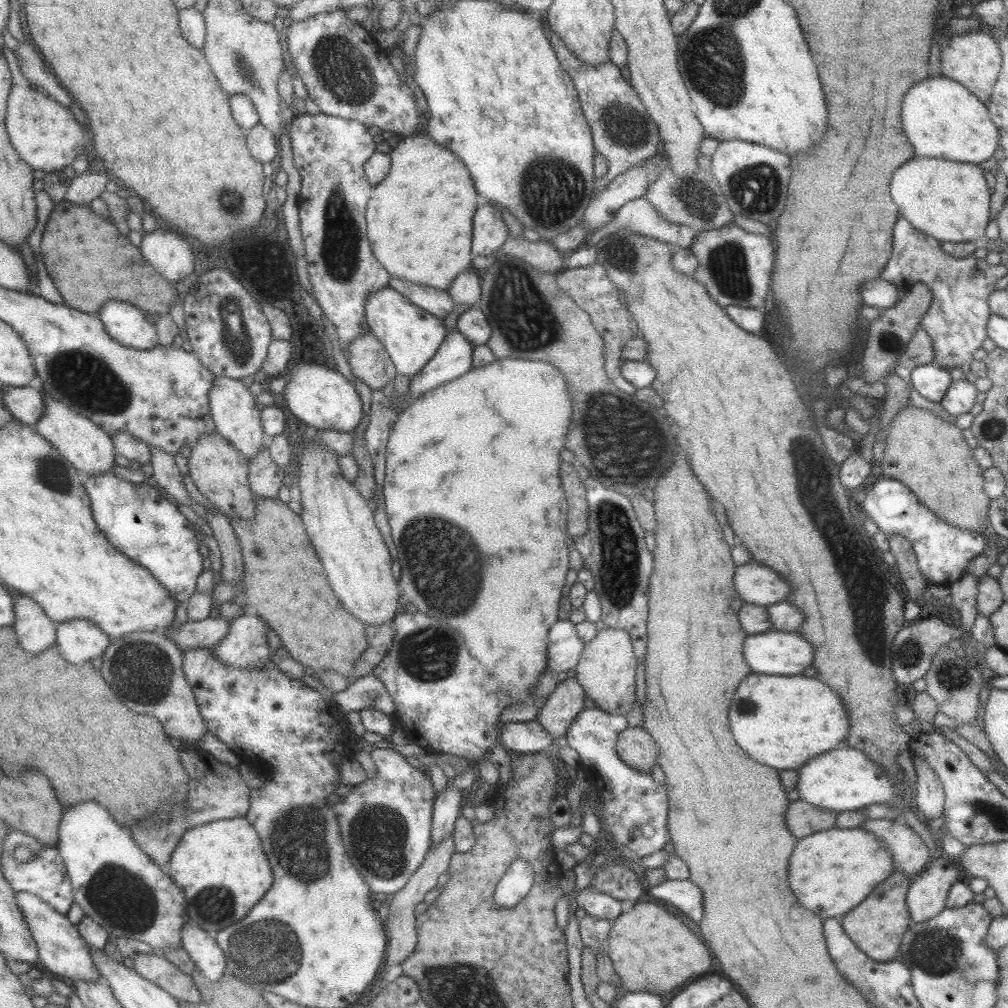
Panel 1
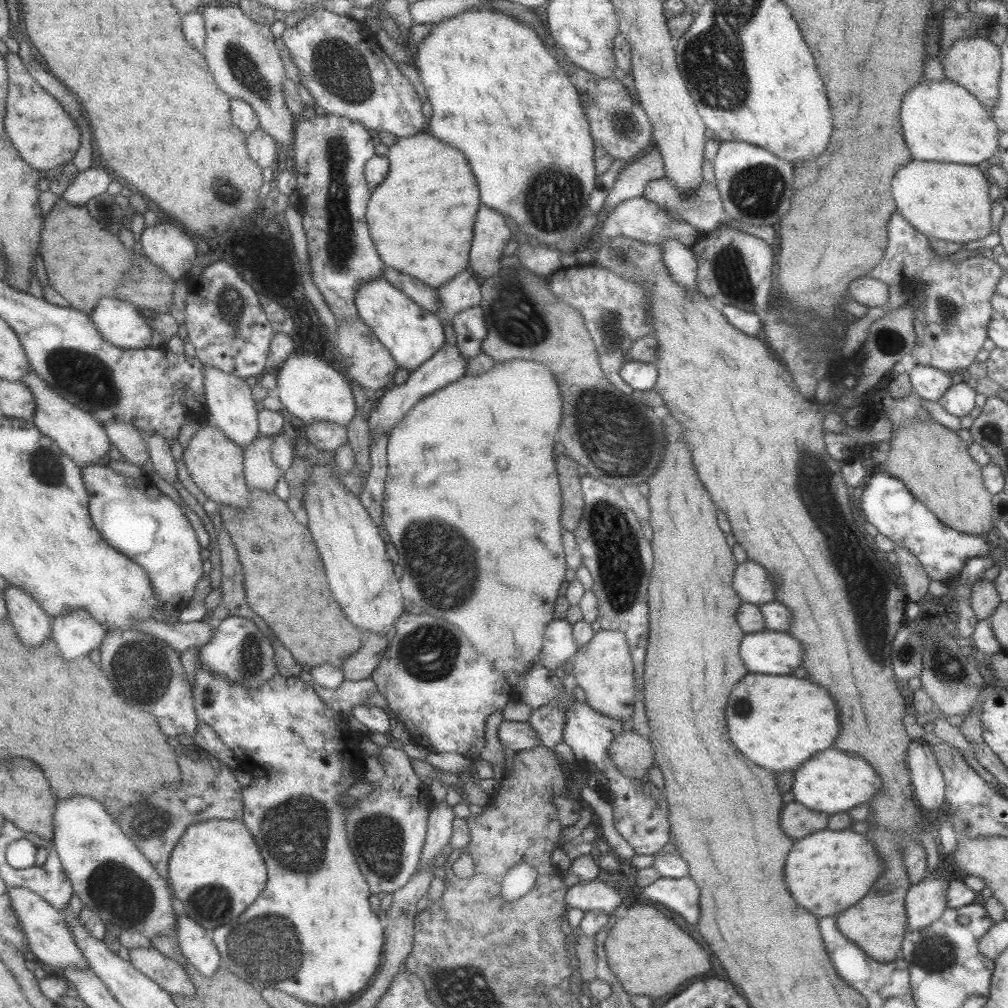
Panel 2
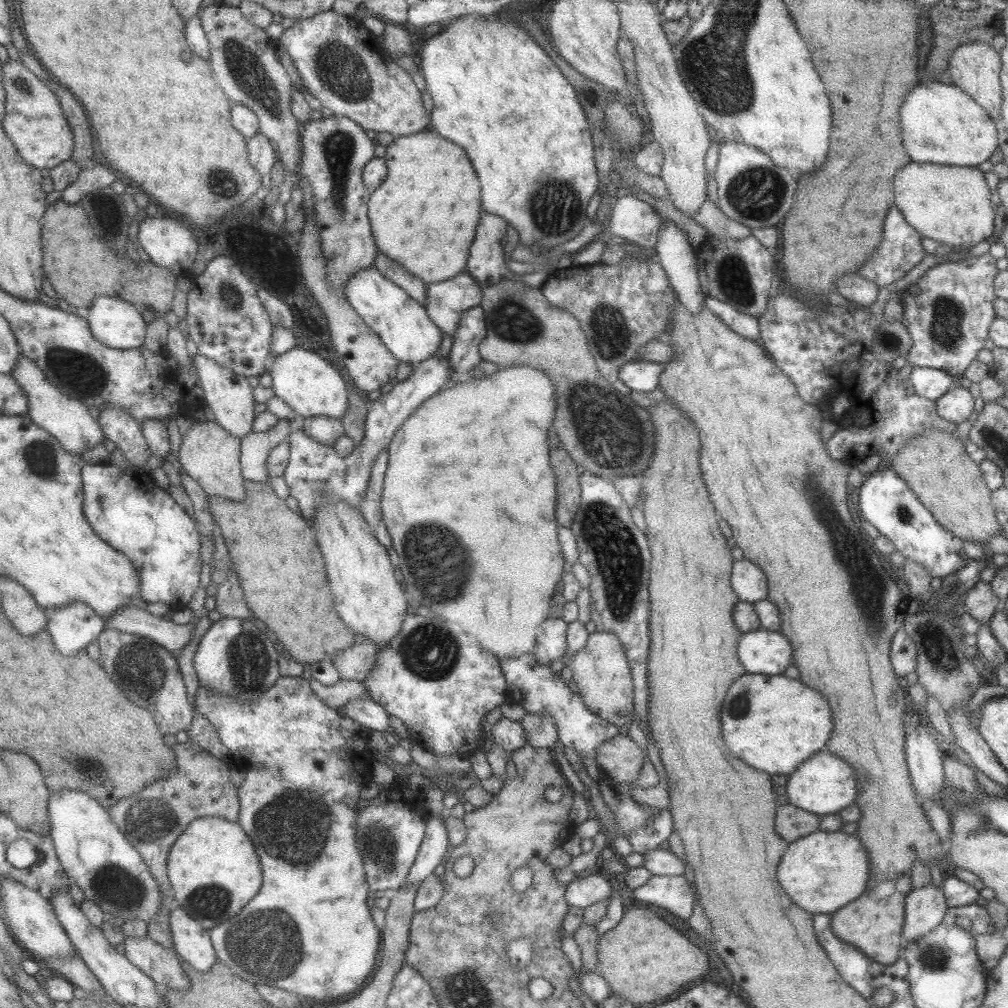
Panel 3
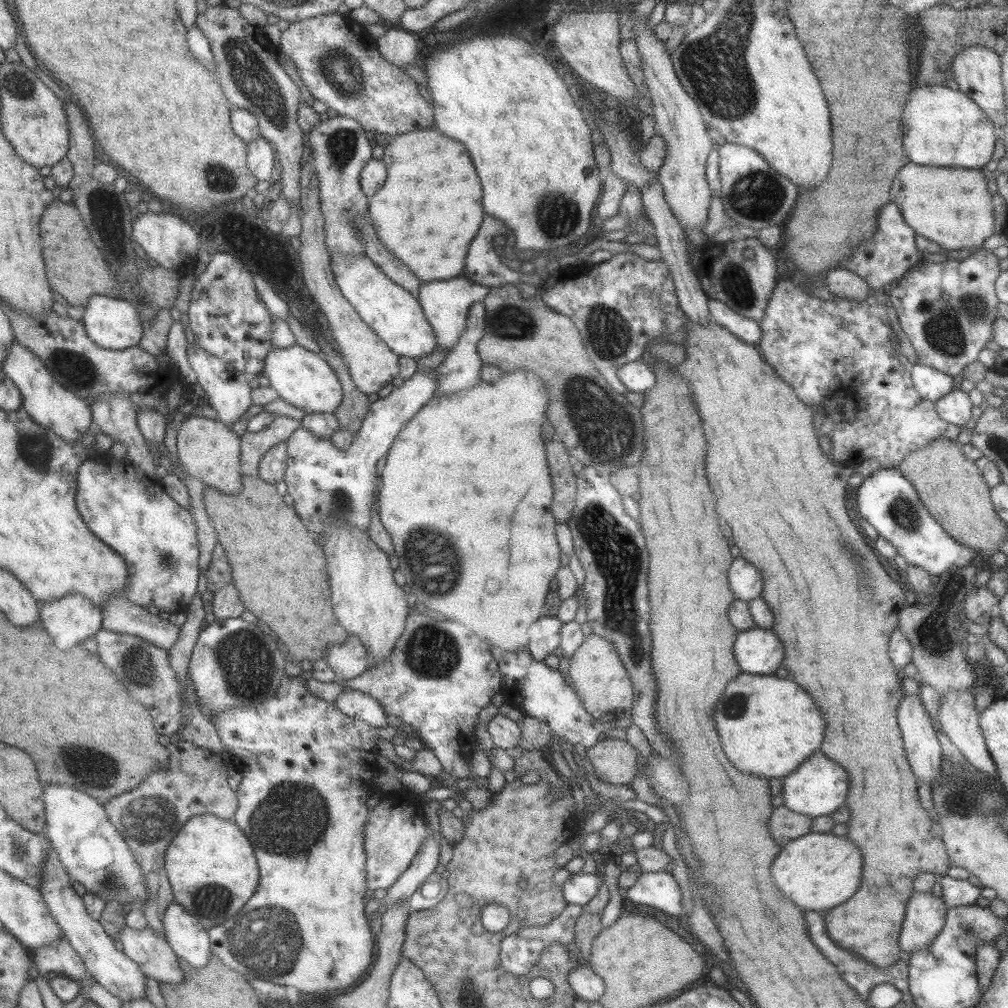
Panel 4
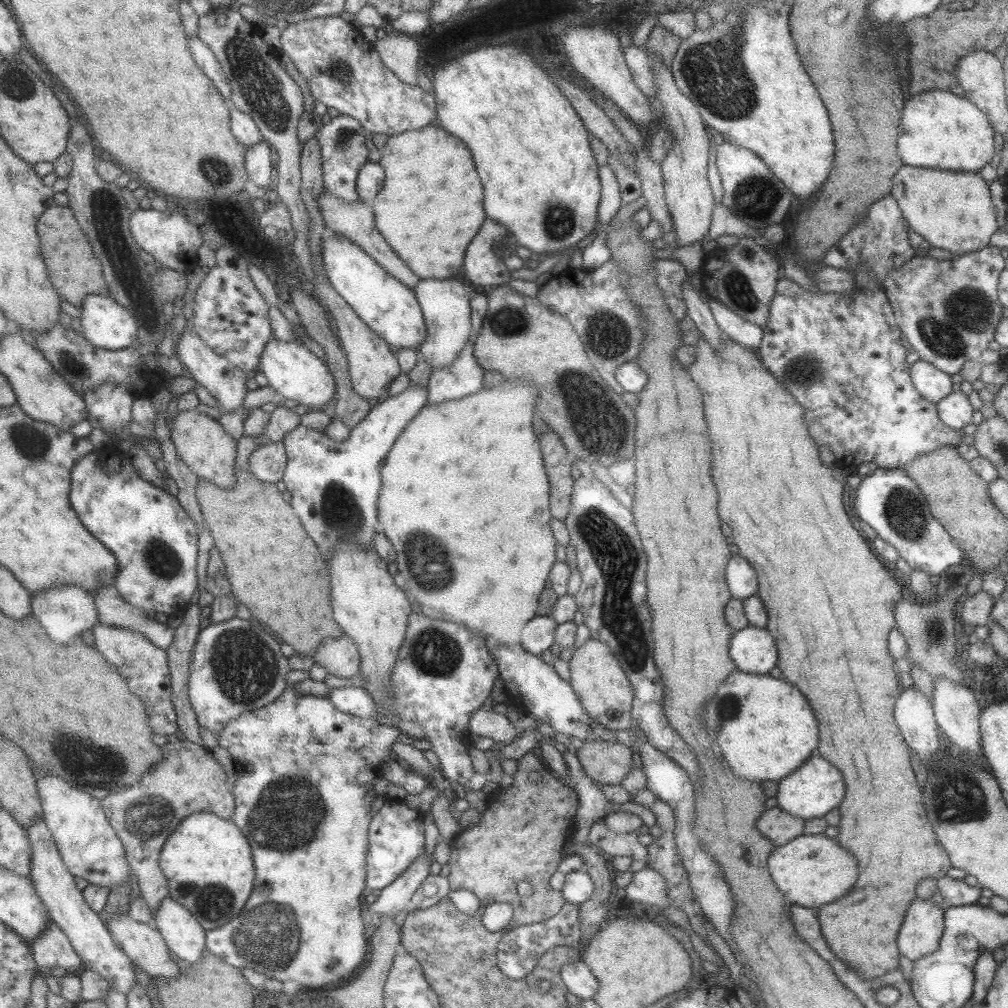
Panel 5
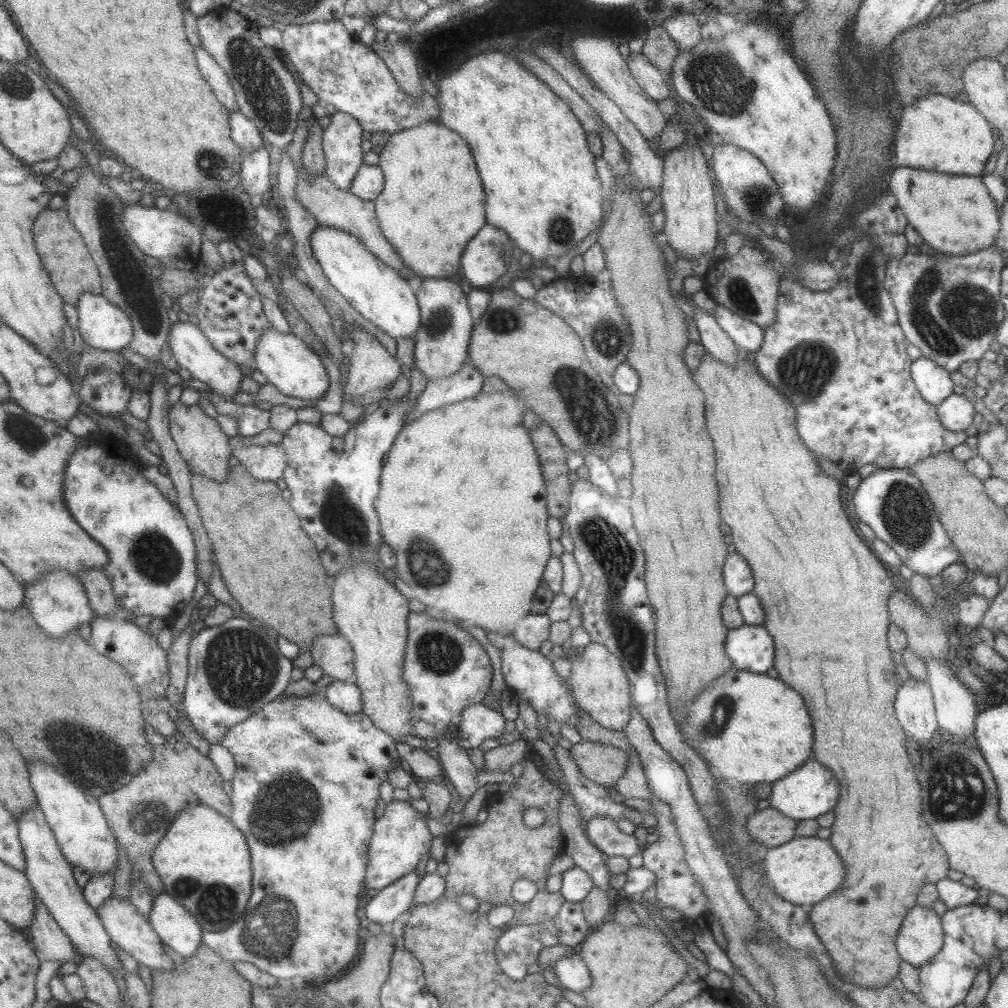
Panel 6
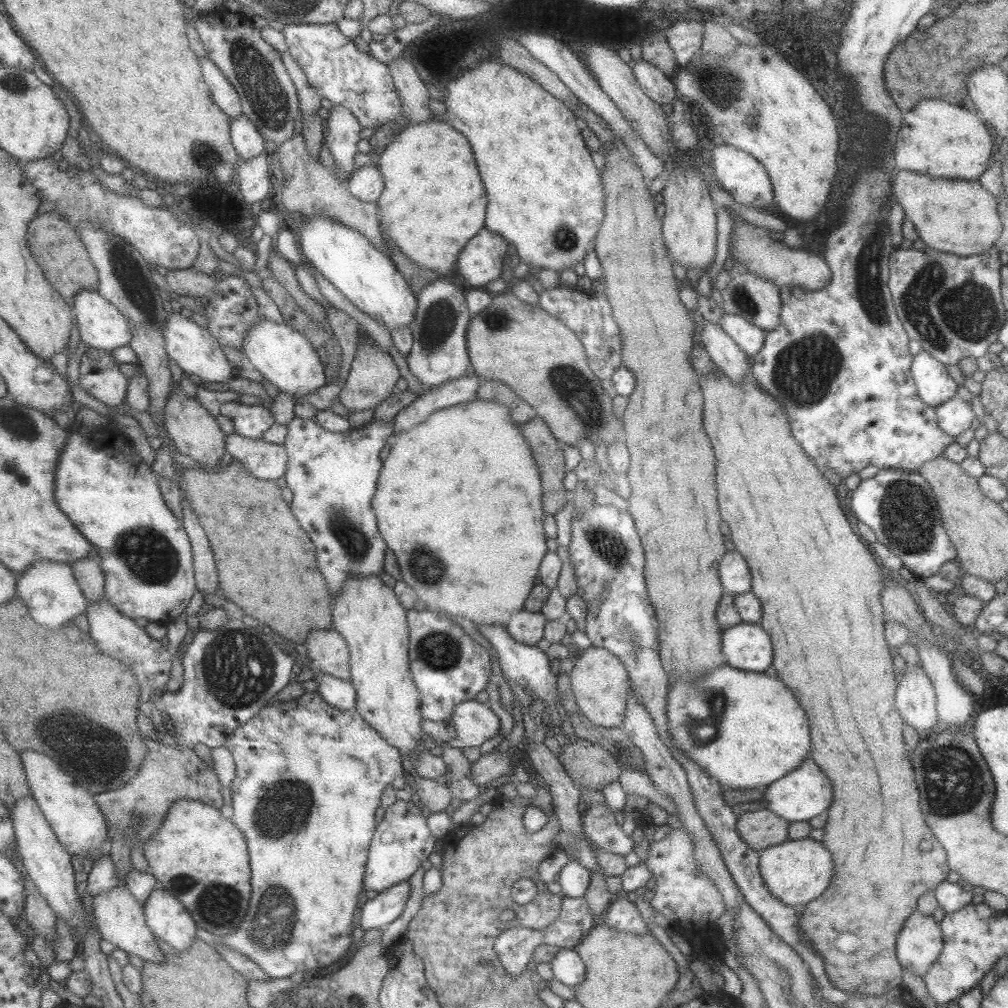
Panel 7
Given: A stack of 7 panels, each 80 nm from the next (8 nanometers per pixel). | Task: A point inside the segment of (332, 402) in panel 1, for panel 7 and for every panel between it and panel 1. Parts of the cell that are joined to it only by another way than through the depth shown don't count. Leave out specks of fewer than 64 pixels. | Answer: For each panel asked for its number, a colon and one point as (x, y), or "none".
2: (311, 389)
3: (309, 385)
4: (302, 378)
5: (290, 368)
6: (288, 364)
7: (284, 357)

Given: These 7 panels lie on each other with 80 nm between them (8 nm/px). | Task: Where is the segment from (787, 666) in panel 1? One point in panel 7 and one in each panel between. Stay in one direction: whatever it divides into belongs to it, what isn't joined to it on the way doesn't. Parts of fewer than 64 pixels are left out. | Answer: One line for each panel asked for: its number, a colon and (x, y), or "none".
2: (768, 652)
3: (759, 650)
4: (756, 650)
5: (751, 649)
6: (748, 647)
7: (746, 646)

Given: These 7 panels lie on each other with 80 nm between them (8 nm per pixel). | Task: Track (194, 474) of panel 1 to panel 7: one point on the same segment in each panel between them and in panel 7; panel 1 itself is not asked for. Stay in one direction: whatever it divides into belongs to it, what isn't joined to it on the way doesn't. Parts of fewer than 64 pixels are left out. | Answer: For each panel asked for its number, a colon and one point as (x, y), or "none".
2: (215, 463)
3: (210, 455)
4: (206, 449)
5: (201, 443)
6: (200, 441)
7: (194, 432)

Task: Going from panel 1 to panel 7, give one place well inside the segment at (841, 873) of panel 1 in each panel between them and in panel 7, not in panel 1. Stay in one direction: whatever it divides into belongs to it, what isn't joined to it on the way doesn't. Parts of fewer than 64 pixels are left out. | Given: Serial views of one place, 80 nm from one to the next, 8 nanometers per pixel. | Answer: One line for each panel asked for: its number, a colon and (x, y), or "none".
2: (825, 871)
3: (820, 872)
4: (815, 871)
5: (809, 870)
6: (805, 869)
7: (794, 871)

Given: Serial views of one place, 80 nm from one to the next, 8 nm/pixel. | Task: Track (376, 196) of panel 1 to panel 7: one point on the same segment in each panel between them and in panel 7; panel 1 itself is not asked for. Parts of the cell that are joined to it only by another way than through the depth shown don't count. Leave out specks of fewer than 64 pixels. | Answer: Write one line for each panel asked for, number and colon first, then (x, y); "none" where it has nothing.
2: (429, 197)
3: (430, 195)
4: (429, 207)
5: (431, 204)
6: (428, 232)
7: (432, 202)

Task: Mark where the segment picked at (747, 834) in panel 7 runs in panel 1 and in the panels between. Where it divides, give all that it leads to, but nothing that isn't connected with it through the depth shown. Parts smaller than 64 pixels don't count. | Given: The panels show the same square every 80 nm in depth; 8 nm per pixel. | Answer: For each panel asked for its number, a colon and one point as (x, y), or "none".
1: (801, 819)
2: (796, 821)
3: (790, 823)
4: (783, 825)
5: (779, 827)
6: (767, 826)

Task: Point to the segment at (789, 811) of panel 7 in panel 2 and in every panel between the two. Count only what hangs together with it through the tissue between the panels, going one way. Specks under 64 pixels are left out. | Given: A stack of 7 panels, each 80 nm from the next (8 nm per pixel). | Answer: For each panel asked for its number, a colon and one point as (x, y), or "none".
2: (830, 782)
3: (823, 784)
4: (817, 787)
5: (810, 791)
6: (809, 791)

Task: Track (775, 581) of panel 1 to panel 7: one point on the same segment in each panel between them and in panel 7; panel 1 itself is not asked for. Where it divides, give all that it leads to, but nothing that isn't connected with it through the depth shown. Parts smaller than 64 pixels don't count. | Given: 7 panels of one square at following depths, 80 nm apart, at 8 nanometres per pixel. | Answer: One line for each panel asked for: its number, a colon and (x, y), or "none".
2: (752, 584)
3: (748, 582)
4: (745, 583)
5: (740, 578)
6: (737, 579)
7: (732, 569)

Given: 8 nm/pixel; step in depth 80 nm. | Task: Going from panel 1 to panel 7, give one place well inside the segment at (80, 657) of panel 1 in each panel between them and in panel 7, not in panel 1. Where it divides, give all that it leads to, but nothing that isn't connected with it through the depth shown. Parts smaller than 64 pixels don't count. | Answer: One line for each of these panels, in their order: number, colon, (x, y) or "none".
2: (76, 633)
3: (72, 626)
4: (68, 620)
5: (65, 612)
6: (57, 599)
7: (50, 591)

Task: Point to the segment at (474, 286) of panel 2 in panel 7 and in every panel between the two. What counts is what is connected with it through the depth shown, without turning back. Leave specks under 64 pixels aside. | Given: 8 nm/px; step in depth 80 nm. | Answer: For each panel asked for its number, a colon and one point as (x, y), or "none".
3: (445, 301)
4: (445, 303)
5: (445, 303)
6: (441, 340)
7: (438, 353)

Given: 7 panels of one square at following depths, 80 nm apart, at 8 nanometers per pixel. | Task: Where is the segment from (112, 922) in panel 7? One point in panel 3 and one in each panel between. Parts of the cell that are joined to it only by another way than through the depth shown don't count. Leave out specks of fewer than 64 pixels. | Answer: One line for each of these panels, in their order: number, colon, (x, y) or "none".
3: (162, 965)
4: (150, 952)
5: (142, 943)
6: (132, 933)

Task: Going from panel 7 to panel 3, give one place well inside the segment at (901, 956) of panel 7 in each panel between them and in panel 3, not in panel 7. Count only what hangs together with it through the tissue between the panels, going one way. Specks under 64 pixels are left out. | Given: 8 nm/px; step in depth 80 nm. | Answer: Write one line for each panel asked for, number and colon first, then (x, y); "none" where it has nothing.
3: (924, 908)
4: (924, 915)
5: (921, 929)
6: (919, 938)

